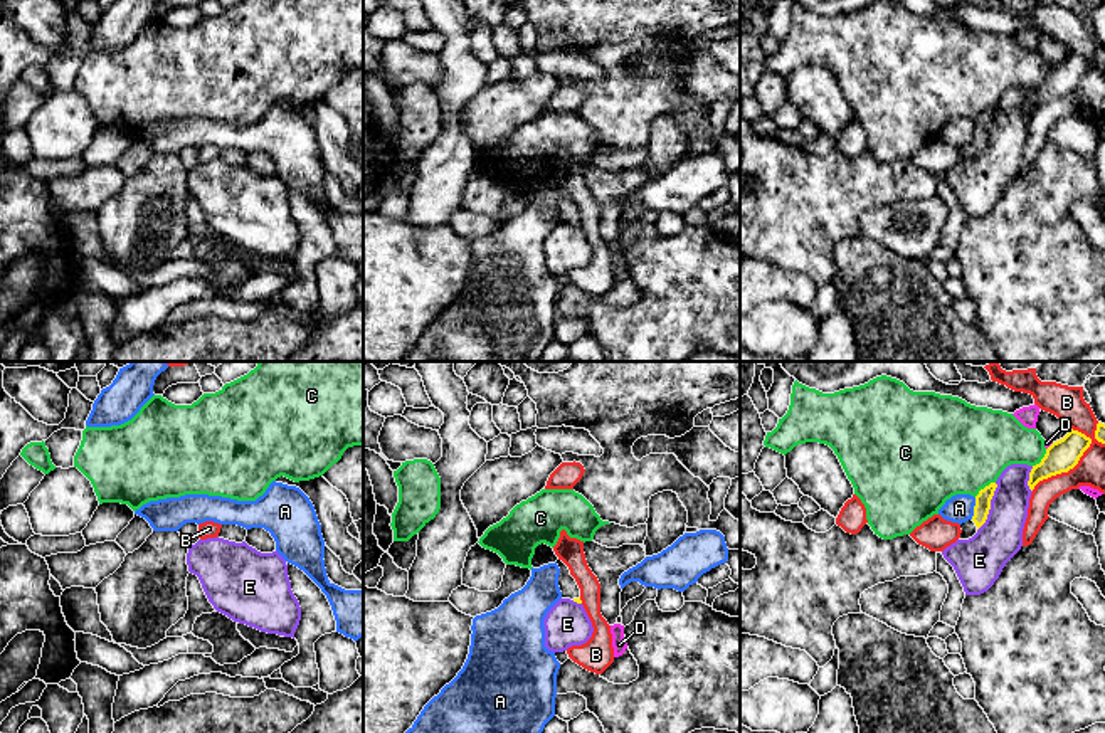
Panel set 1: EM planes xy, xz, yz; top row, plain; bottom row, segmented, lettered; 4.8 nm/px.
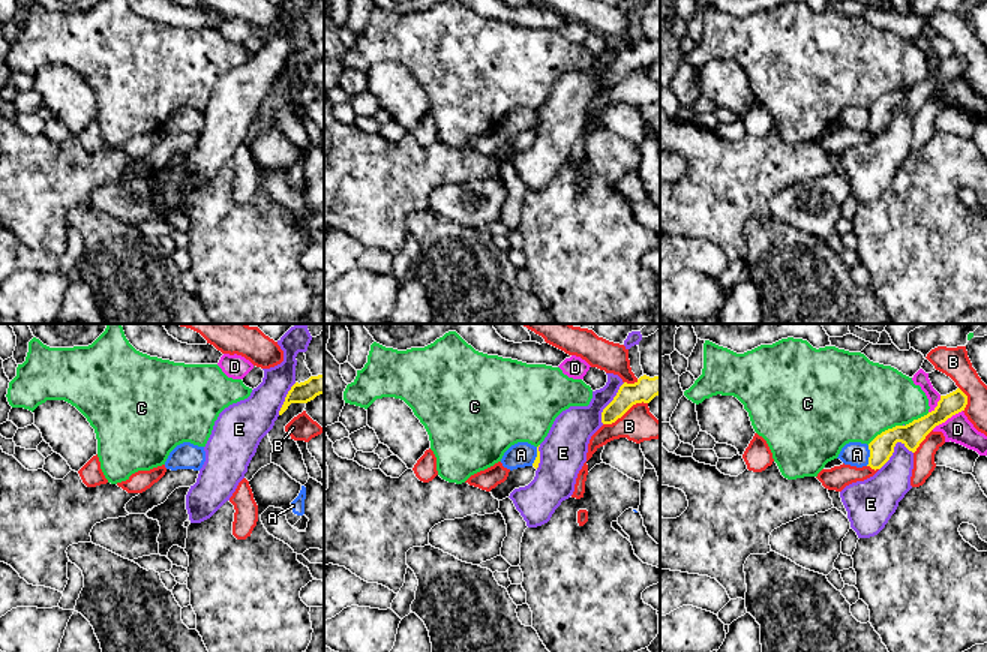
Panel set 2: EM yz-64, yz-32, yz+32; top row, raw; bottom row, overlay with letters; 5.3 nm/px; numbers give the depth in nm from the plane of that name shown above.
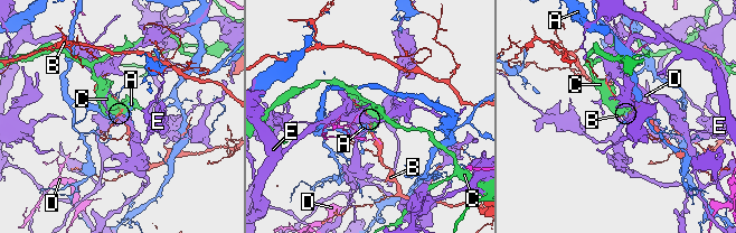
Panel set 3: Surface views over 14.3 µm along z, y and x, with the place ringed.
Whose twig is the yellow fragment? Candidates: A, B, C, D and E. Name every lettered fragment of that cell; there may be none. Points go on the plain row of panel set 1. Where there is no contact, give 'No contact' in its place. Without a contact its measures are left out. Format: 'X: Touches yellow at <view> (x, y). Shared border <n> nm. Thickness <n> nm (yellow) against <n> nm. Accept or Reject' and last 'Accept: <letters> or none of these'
A: Touches yellow at yz (974, 131). Shared border 110 nm. Thickness 80 nm (yellow) against 140 nm. Reject
B: Touches yellow at yz (1073, 89). Shared border 460 nm. Thickness 150 nm (yellow) against 150 nm. Reject
C: Touches yellow at yz (986, 110). Shared border 130 nm. Thickness 80 nm (yellow) against 460 nm. Reject
D: Touches yellow at yz (1048, 71). Shared border 40 nm. Thickness 150 nm (yellow) against 30 nm. Reject
E: Touches yellow at yz (989, 130). Shared border 240 nm. Thickness 80 nm (yellow) against 220 nm. Reject
Accept: none of these

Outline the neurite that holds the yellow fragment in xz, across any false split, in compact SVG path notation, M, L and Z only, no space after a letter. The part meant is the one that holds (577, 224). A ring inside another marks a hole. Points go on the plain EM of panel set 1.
M557 183L557 188L560 192L558 210L562 215L562 222L570 222L577 227L582 227L580 212L579 212L575 202L570 198L568 190L562 183Z

